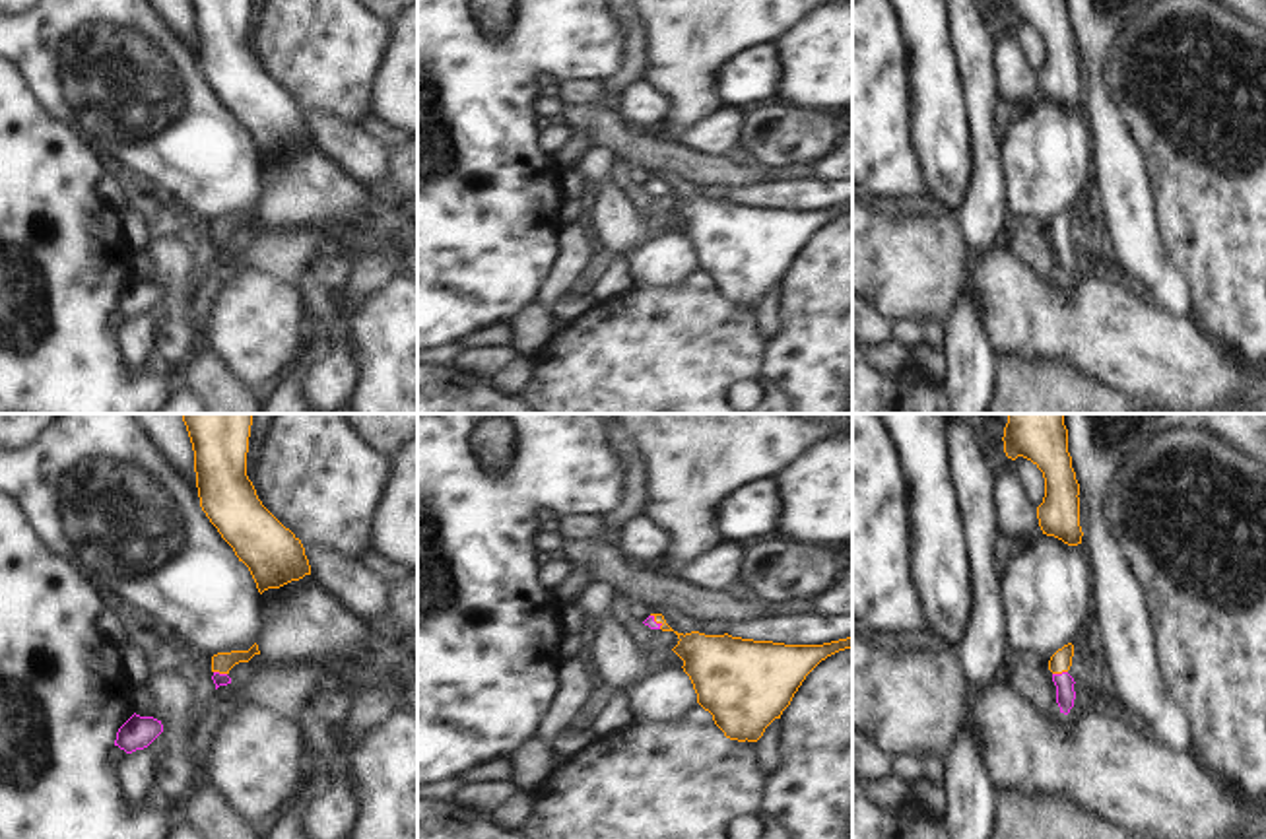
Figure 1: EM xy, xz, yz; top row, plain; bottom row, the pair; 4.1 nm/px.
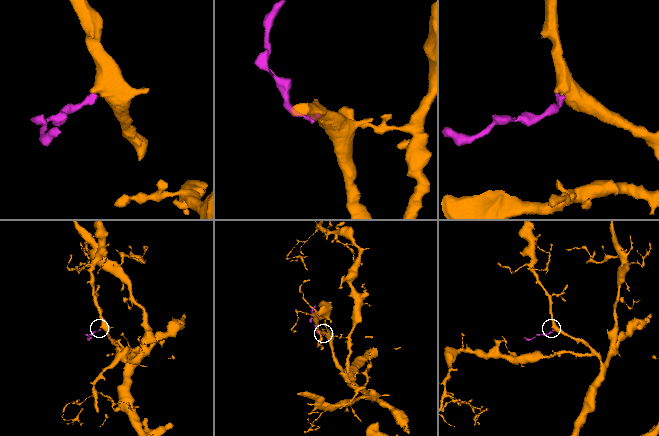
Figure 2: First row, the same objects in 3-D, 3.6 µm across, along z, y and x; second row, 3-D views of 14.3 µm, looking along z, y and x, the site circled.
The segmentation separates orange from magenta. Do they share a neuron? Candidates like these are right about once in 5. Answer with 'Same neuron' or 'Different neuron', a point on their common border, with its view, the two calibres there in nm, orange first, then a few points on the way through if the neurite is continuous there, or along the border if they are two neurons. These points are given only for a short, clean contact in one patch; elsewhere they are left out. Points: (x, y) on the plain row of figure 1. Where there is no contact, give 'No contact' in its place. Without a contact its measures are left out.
Same neuron. Touches orange at yz (1059, 237). Thickness 90 nm (orange) against 80 nm. Path across: yz (1061, 226), (1059, 237), (1065, 247).

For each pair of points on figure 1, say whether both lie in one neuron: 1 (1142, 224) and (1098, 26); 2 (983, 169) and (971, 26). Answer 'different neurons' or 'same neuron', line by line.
1: same neuron
2: same neuron

